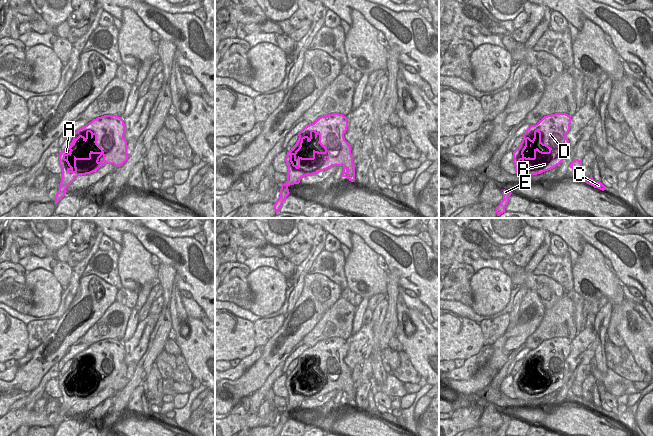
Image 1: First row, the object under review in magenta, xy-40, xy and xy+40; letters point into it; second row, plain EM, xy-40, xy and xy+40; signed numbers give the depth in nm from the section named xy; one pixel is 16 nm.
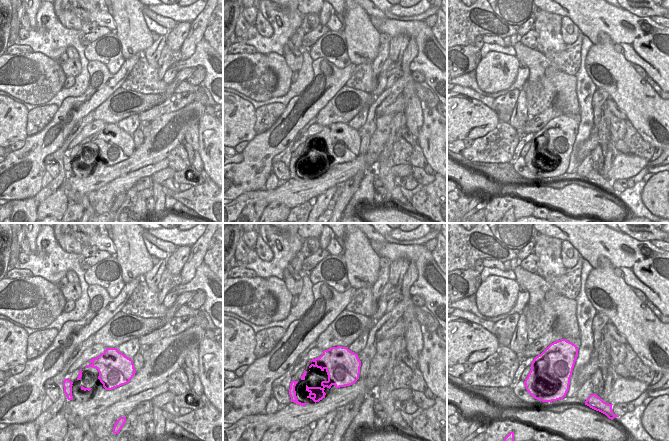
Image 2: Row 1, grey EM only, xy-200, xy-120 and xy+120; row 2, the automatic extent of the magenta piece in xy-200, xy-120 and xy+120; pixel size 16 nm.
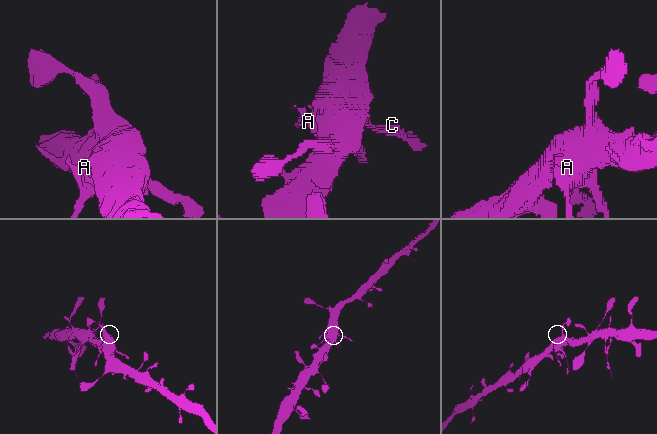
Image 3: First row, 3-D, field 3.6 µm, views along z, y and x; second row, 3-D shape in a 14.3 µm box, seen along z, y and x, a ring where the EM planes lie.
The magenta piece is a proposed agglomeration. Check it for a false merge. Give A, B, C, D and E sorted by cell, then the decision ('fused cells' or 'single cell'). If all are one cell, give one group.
A B C D E | single cell

